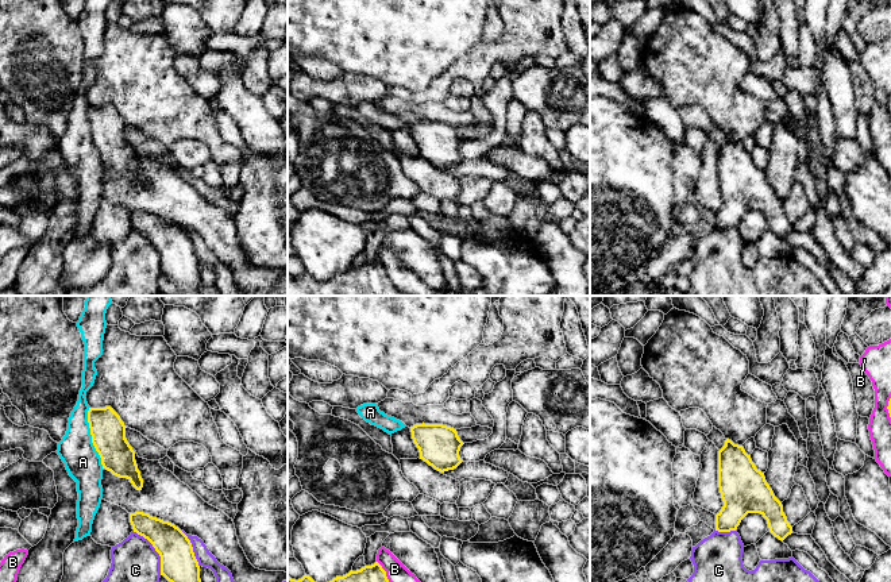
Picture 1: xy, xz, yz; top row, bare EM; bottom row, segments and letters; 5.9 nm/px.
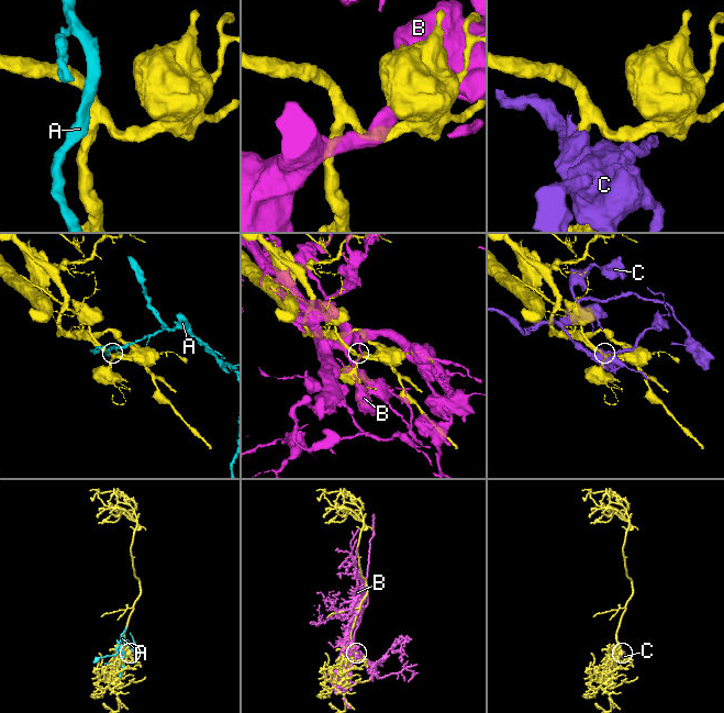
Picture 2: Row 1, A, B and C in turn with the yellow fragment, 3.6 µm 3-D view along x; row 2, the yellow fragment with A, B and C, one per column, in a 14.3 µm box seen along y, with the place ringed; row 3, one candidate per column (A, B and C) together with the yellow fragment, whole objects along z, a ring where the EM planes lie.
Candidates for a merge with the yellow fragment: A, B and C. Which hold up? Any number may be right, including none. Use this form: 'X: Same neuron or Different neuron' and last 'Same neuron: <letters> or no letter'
A: Different neuron
B: Different neuron
C: Different neuron
Same neuron: no letter

